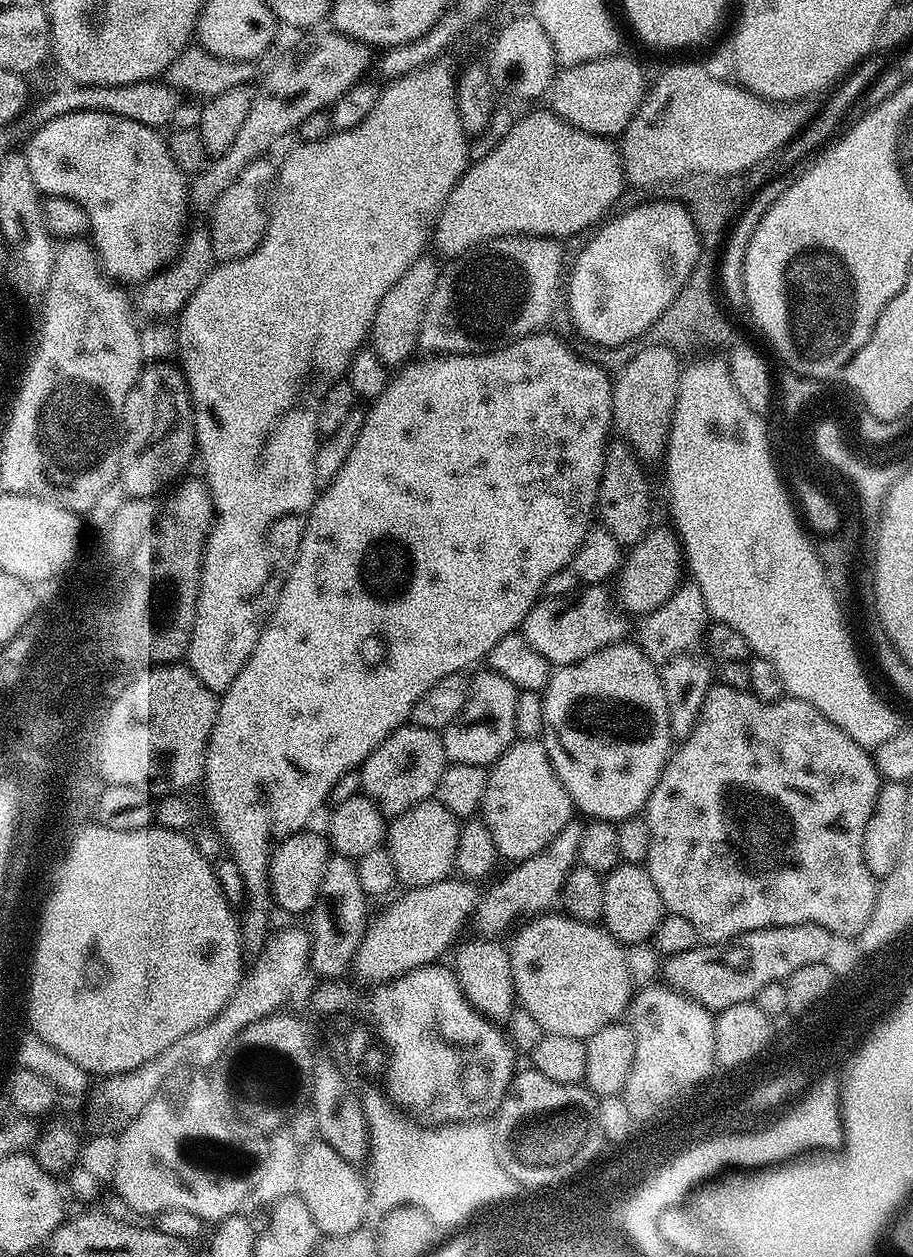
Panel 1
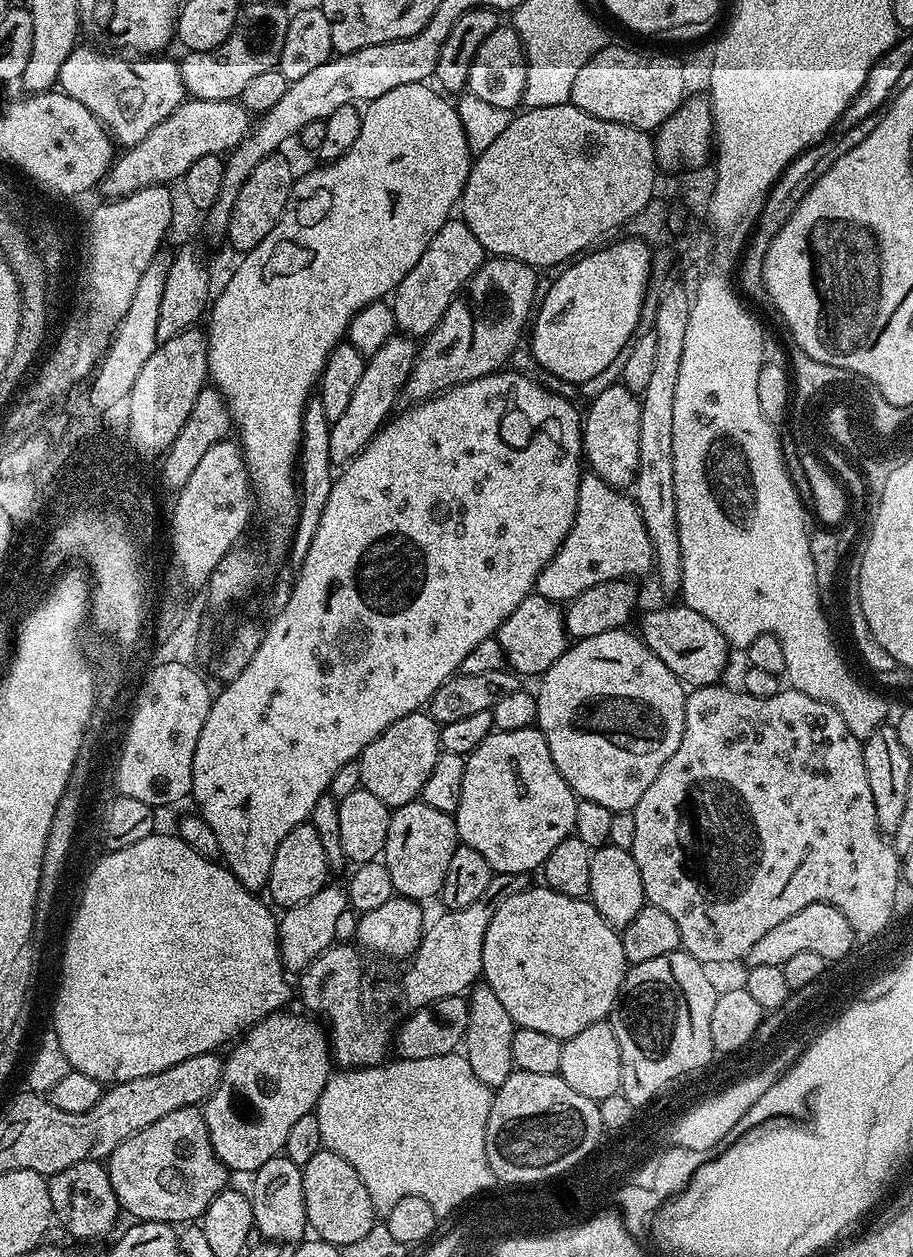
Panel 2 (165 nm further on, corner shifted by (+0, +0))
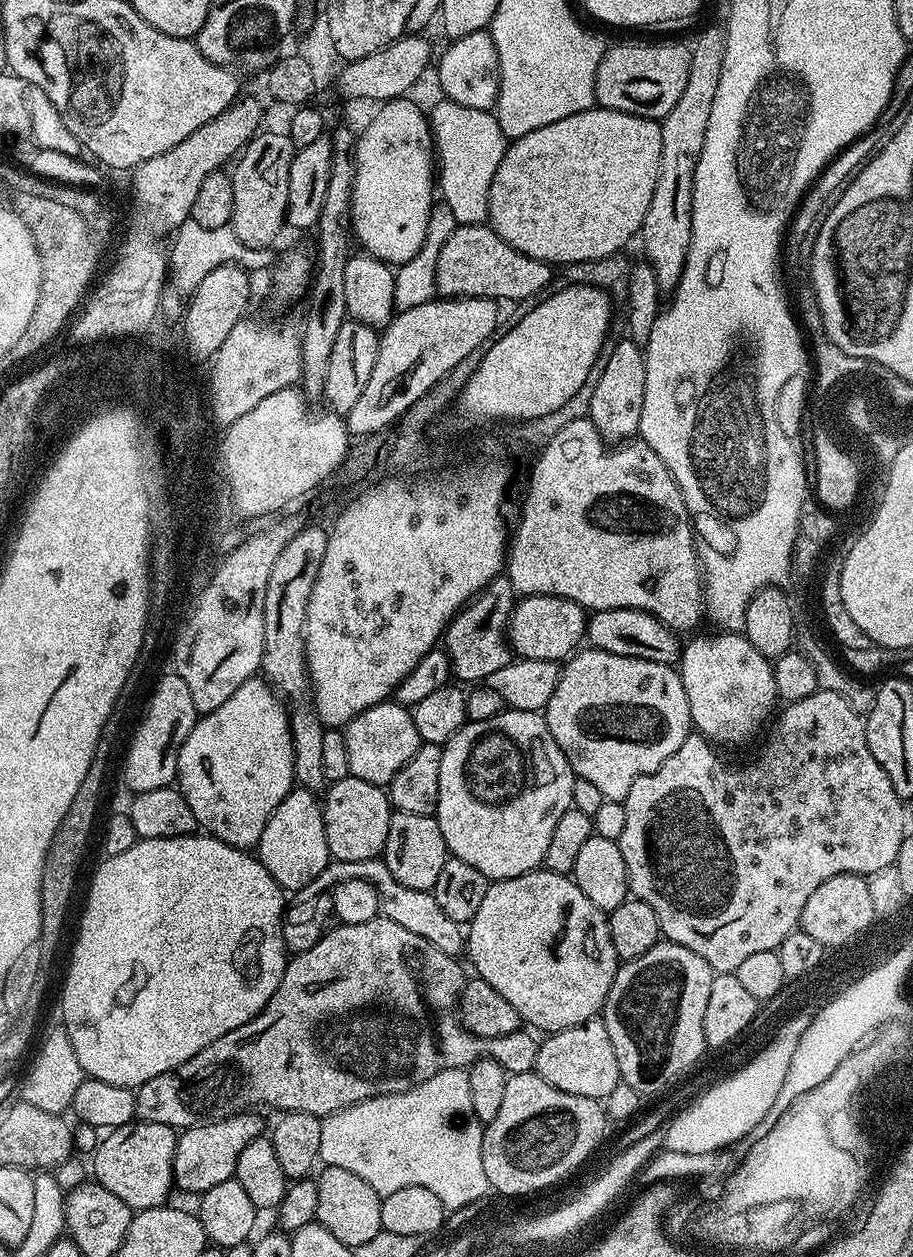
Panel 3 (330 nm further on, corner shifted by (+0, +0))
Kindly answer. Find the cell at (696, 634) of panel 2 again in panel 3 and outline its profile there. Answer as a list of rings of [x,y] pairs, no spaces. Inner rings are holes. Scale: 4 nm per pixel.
[[[611,608],[601,612],[593,611],[586,620],[586,644],[589,648],[606,650],[606,654],[633,656],[650,662],[669,666],[680,659],[682,640],[654,614],[633,608]]]

